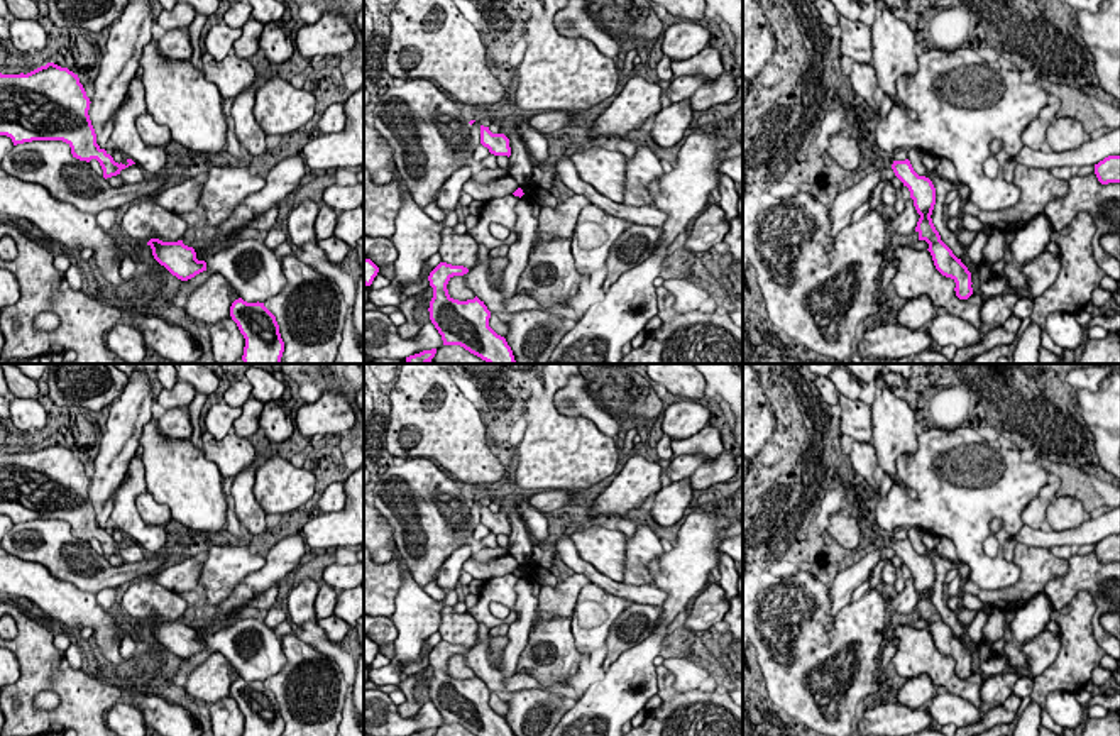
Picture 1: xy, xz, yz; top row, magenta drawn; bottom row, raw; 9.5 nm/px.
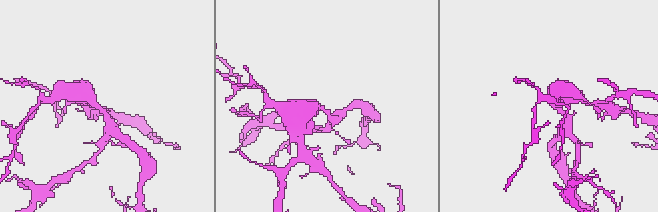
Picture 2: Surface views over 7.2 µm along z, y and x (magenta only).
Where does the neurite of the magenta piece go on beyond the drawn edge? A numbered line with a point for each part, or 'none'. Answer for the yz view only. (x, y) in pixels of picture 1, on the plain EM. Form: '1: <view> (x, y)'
1: yz (880, 540)

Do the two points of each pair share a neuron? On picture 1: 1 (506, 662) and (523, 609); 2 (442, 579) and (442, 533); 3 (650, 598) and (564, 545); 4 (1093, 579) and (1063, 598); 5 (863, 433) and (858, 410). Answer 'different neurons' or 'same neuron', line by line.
1: same neuron
2: different neurons
3: same neuron
4: same neuron
5: same neuron

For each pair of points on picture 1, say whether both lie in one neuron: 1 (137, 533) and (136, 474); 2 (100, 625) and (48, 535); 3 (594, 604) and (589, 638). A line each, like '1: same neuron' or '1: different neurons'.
1: same neuron
2: different neurons
3: same neuron

